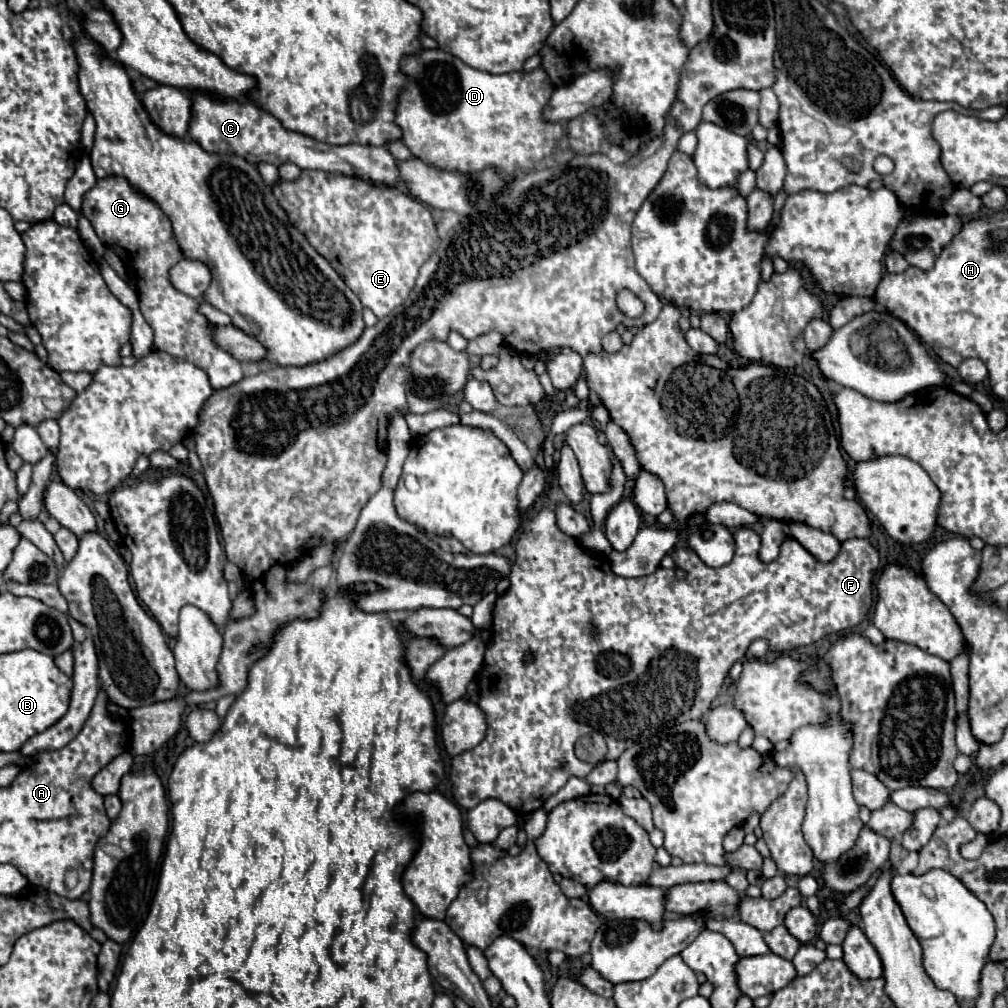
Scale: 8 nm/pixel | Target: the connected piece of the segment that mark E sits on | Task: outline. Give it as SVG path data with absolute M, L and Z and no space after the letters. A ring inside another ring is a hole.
M302 171L302 175L294 181L280 179L274 183L272 193L288 213L290 223L304 233L310 245L326 261L330 261L330 265L338 271L338 275L354 291L362 305L372 309L378 319L390 315L392 309L406 301L414 289L420 267L430 259L430 253L434 253L438 245L438 233L428 207L394 187L380 189L376 185L364 183L362 179L346 177L340 173Z

